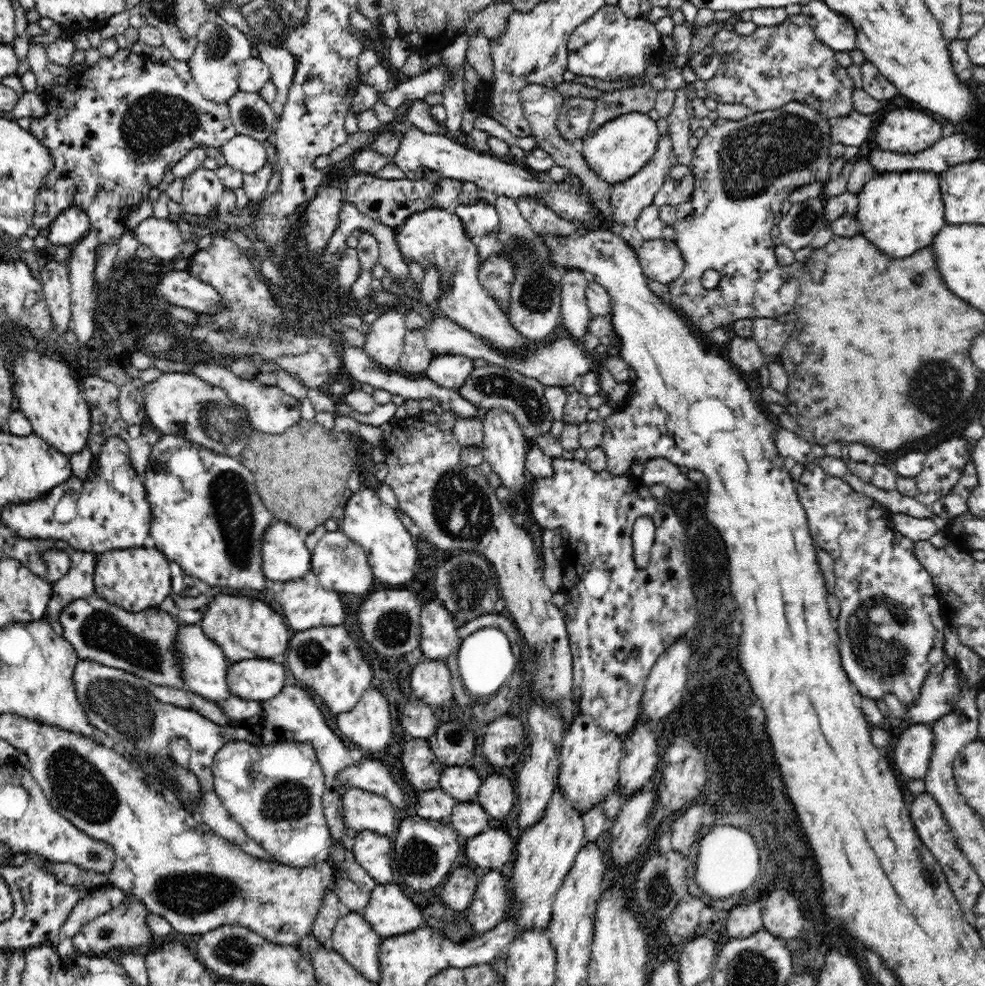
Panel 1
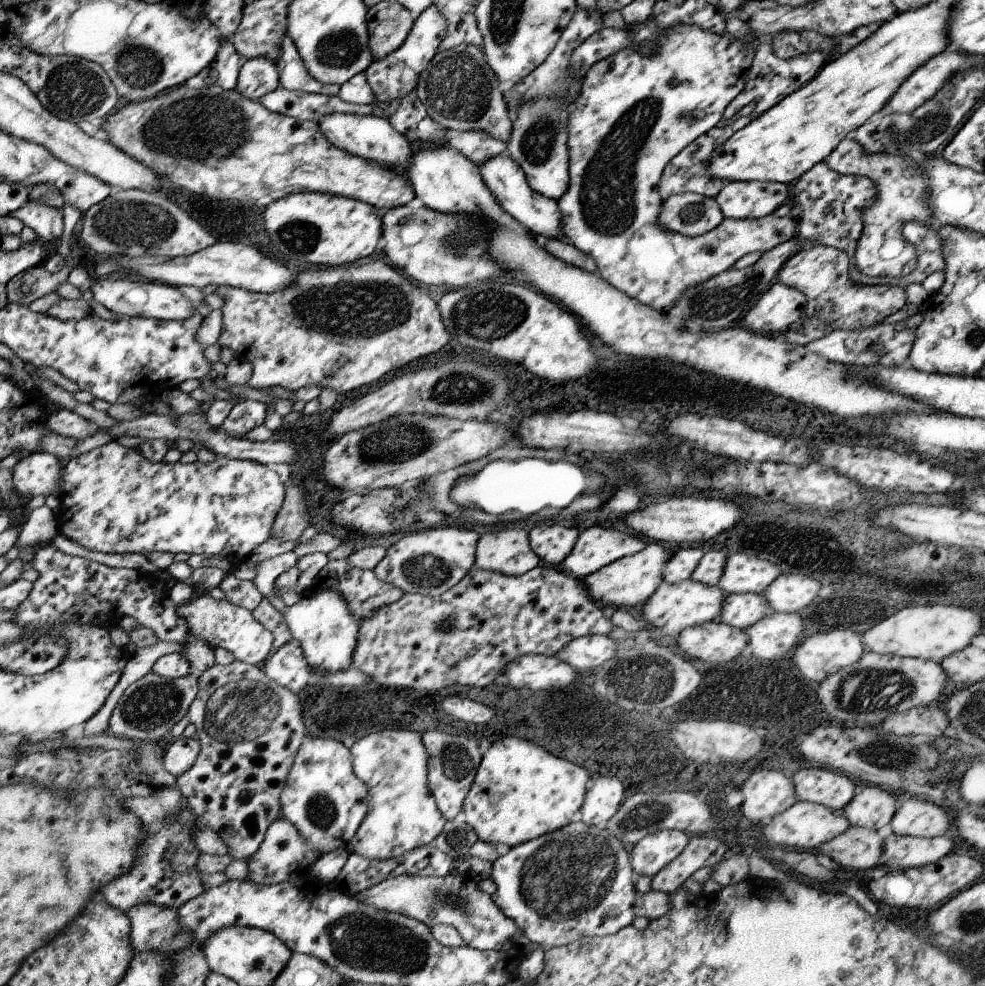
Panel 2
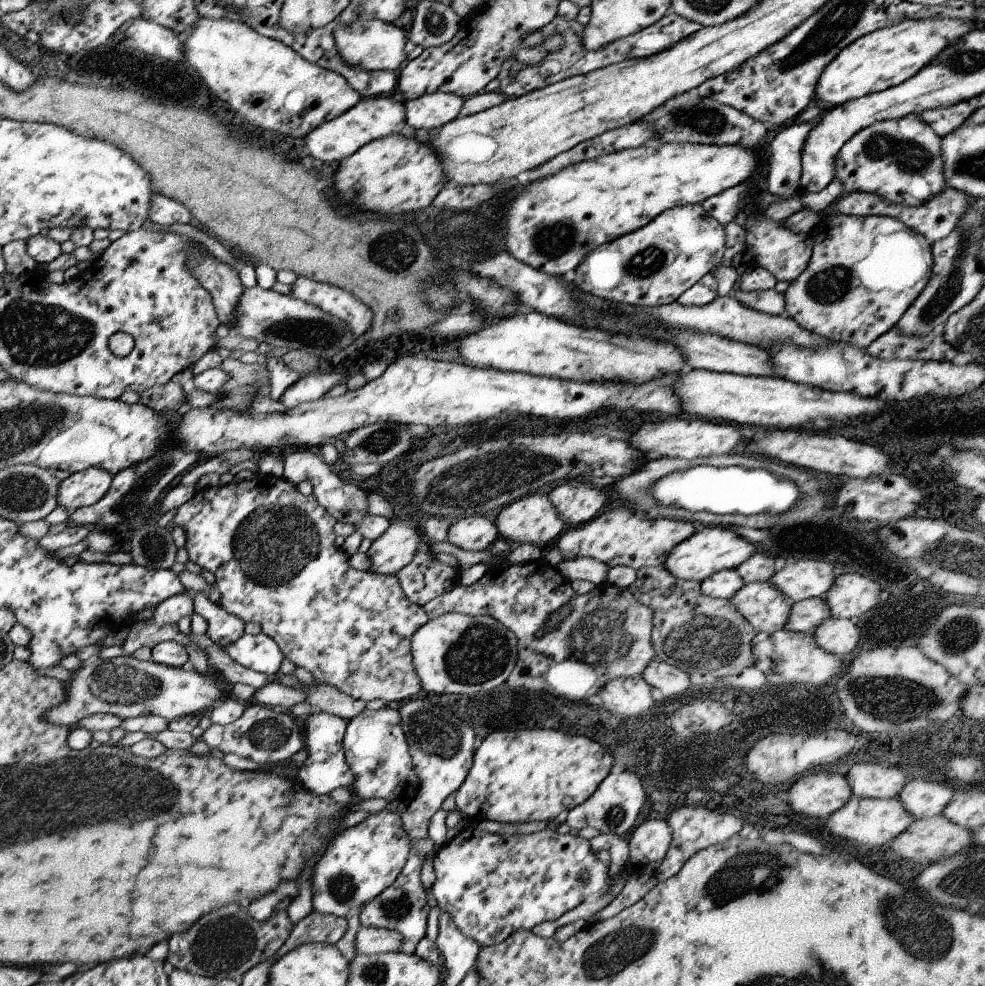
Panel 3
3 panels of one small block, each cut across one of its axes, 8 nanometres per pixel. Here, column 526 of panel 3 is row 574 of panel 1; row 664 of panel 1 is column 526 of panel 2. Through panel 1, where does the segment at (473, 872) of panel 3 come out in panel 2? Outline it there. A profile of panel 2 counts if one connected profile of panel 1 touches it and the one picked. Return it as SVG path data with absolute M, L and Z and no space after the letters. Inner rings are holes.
M583 822L567 824L565 828L529 840L493 862L491 878L497 890L491 894L495 906L503 916L515 920L517 928L541 948L561 948L577 942L579 938L605 938L627 926L637 916L665 916L673 908L671 896L663 892L649 892L649 898L635 890L635 872L629 864L629 854L623 850L623 842L615 840L607 830L587 826Z

